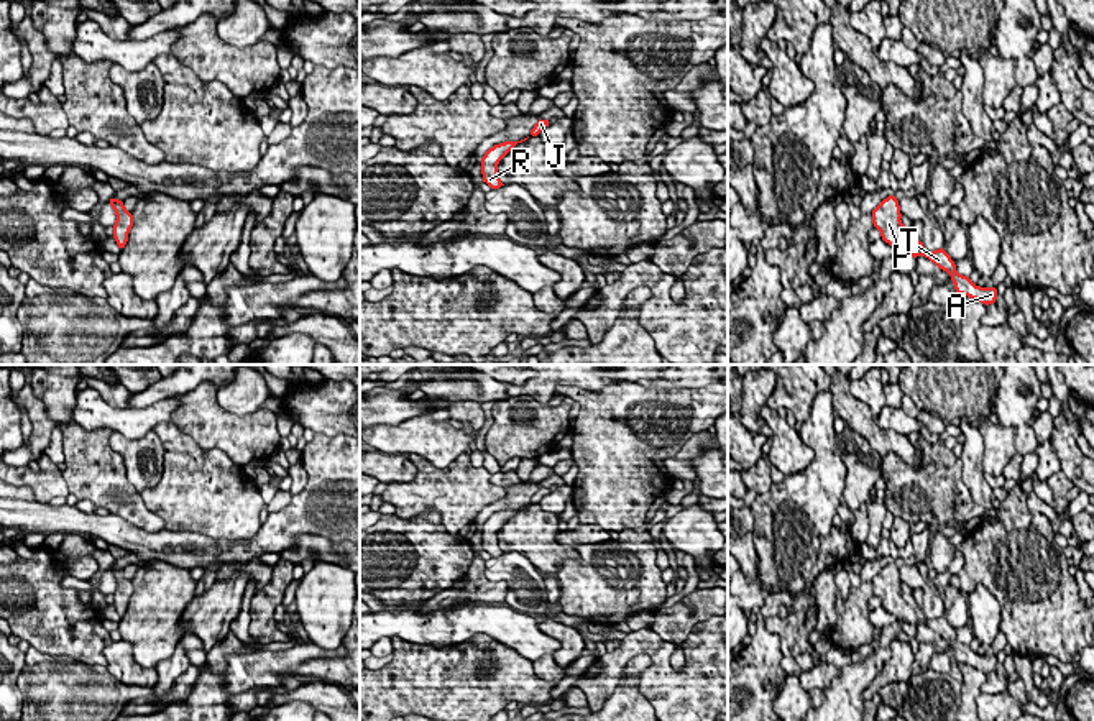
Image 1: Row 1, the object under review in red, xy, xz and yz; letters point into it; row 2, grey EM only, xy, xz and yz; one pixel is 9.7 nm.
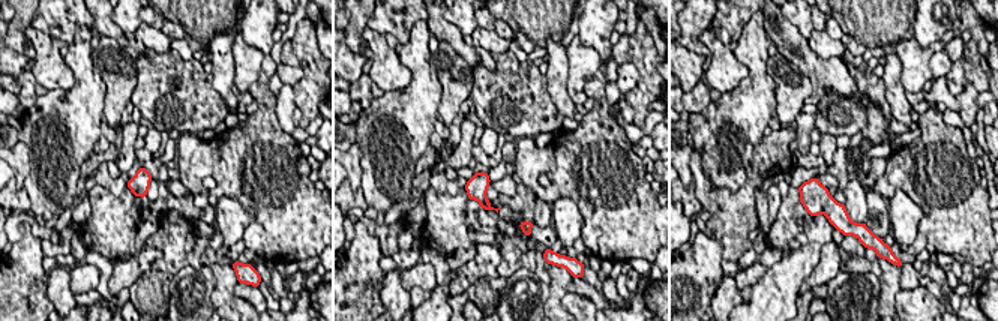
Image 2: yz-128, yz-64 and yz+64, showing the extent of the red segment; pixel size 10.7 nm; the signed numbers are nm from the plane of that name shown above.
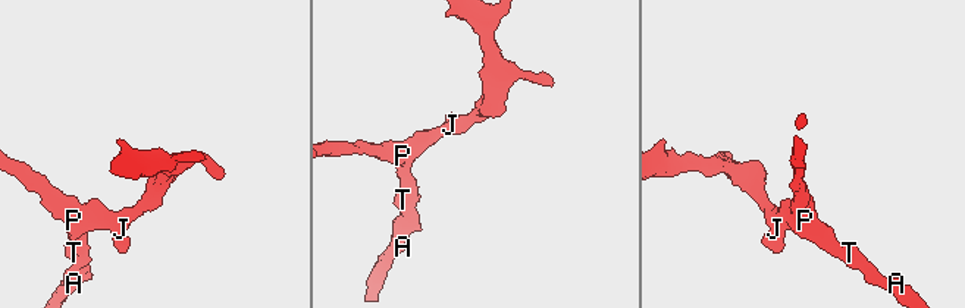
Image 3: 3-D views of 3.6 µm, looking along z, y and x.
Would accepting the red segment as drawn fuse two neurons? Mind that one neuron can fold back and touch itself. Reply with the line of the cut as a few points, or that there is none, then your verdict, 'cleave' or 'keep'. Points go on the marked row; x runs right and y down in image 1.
no cut | keep

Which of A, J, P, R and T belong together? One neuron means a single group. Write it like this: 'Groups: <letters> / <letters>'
Groups: A J P R T

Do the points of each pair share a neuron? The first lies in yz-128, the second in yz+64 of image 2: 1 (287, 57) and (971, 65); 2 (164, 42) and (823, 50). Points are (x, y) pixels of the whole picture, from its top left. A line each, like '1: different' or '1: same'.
1: different
2: same

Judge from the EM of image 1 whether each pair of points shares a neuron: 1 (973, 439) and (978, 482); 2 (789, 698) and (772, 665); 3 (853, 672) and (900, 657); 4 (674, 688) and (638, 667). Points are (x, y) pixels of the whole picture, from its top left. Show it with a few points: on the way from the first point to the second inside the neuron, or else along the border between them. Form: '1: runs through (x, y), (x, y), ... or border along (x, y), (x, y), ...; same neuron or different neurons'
1: runs through (973, 449), (973, 472); same neuron
2: border along (787, 675), (781, 687); different neurons
3: border along (894, 639), (891, 657), (863, 693); different neurons
4: border along (638, 652), (651, 659), (638, 685), (651, 703); different neurons

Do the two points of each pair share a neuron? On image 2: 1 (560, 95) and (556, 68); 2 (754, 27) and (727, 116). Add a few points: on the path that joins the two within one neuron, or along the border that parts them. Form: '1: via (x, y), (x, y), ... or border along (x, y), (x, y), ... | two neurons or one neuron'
1: via (557, 89), (557, 74) | one neuron
2: via (754, 50), (755, 87), (749, 93) | one neuron

